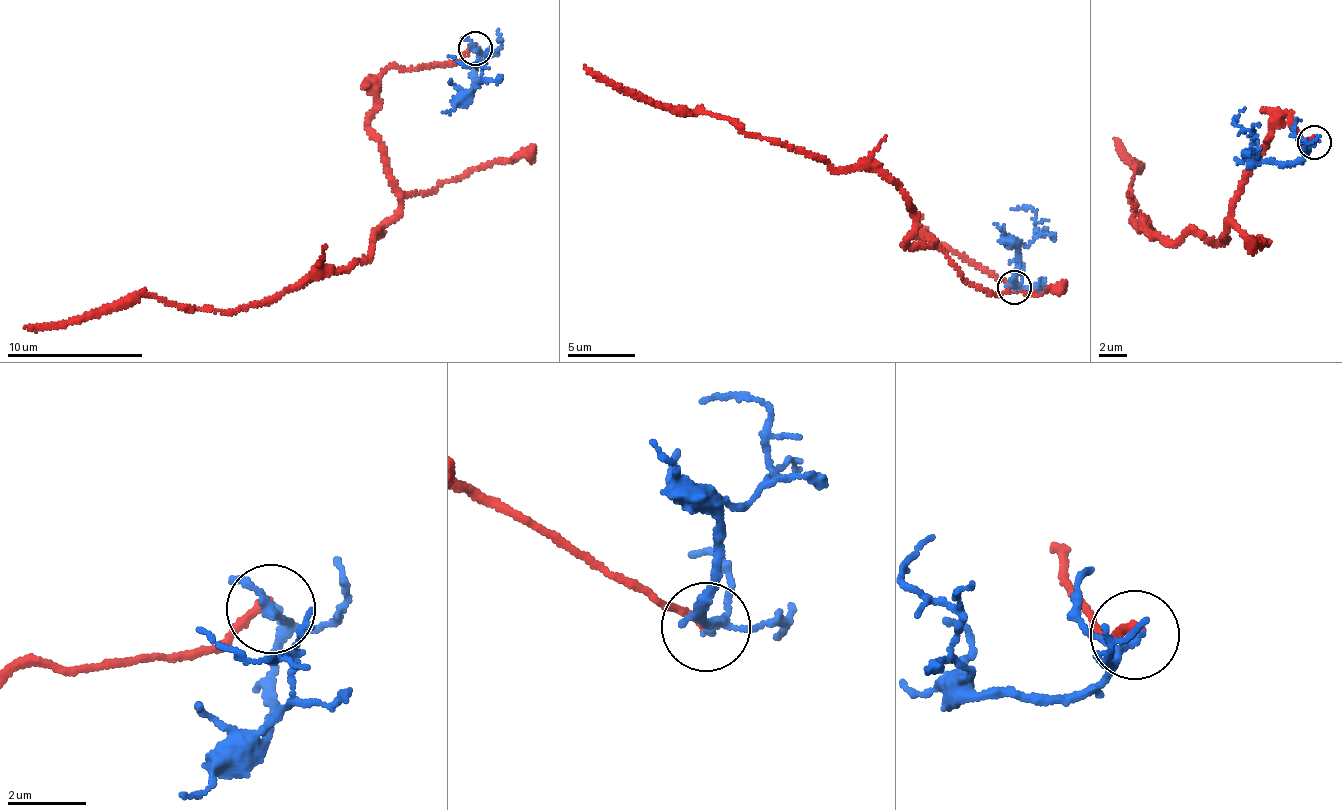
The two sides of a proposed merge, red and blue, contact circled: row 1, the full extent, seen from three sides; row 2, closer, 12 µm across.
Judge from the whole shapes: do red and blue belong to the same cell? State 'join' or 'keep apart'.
keep apart

